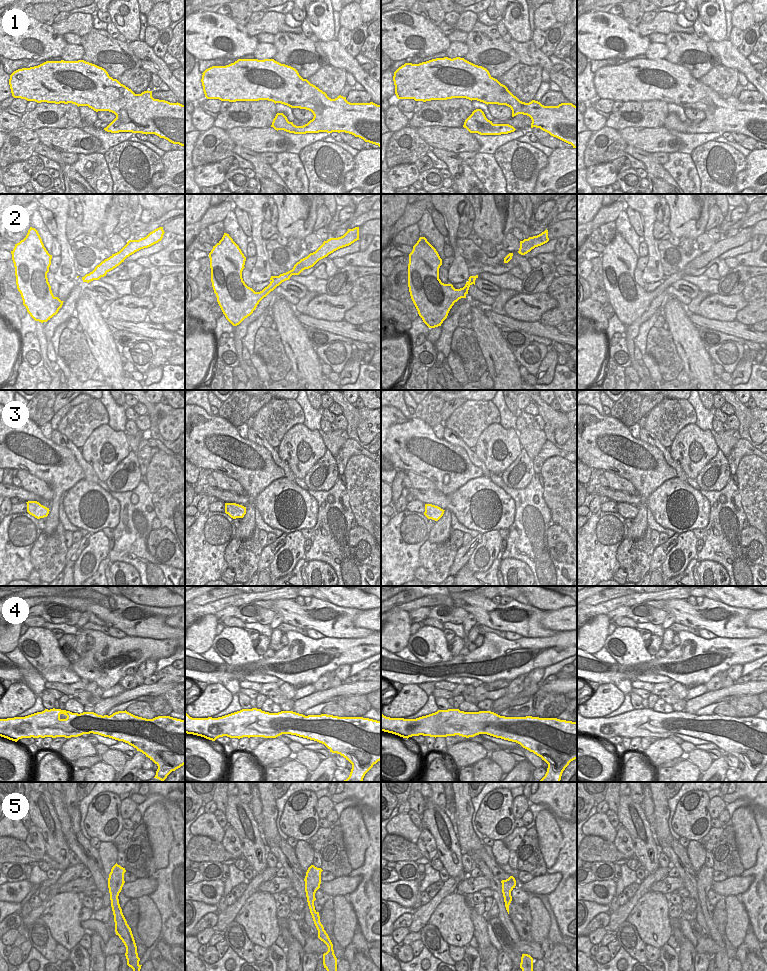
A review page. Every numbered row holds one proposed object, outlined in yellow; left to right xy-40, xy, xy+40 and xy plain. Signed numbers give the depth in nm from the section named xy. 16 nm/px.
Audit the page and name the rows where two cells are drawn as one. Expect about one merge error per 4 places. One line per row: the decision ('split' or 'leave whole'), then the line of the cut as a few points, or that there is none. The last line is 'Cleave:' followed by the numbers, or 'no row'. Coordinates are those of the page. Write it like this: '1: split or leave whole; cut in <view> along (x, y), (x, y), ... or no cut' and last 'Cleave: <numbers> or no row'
1: leave whole; no cut
2: leave whole; no cut
3: leave whole; no cut
4: leave whole; no cut
5: leave whole; no cut
Cleave: no row

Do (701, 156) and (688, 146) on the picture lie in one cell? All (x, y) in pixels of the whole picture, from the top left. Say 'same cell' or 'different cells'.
different cells

